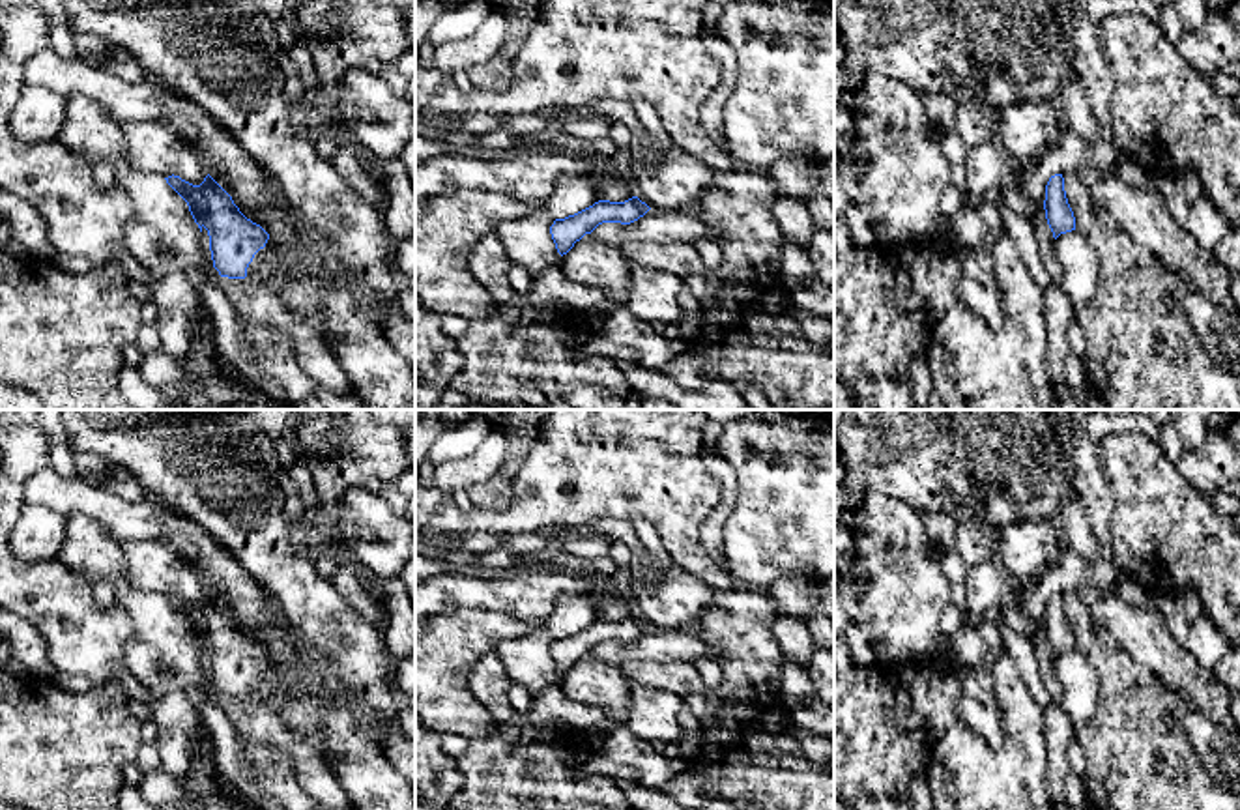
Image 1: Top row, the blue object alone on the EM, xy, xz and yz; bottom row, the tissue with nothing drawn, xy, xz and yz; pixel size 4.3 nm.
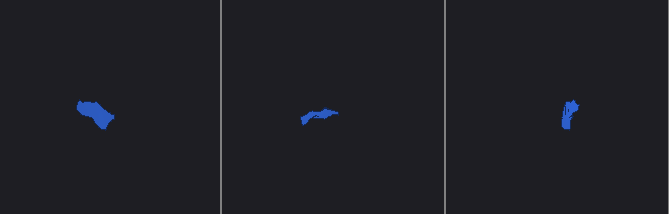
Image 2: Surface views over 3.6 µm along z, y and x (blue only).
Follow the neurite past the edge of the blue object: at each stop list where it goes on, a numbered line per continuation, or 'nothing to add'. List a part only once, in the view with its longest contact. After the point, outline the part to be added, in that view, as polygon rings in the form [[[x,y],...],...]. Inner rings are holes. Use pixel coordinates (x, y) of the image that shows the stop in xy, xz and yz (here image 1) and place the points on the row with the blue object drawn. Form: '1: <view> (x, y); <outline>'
1: xy (264, 260); [[[266,243],[266,247],[260,249],[254,254],[252,262],[249,264],[247,275],[254,271],[269,271],[275,277],[284,277],[284,273],[288,271],[288,266],[282,260],[277,260],[269,251],[269,245]]]

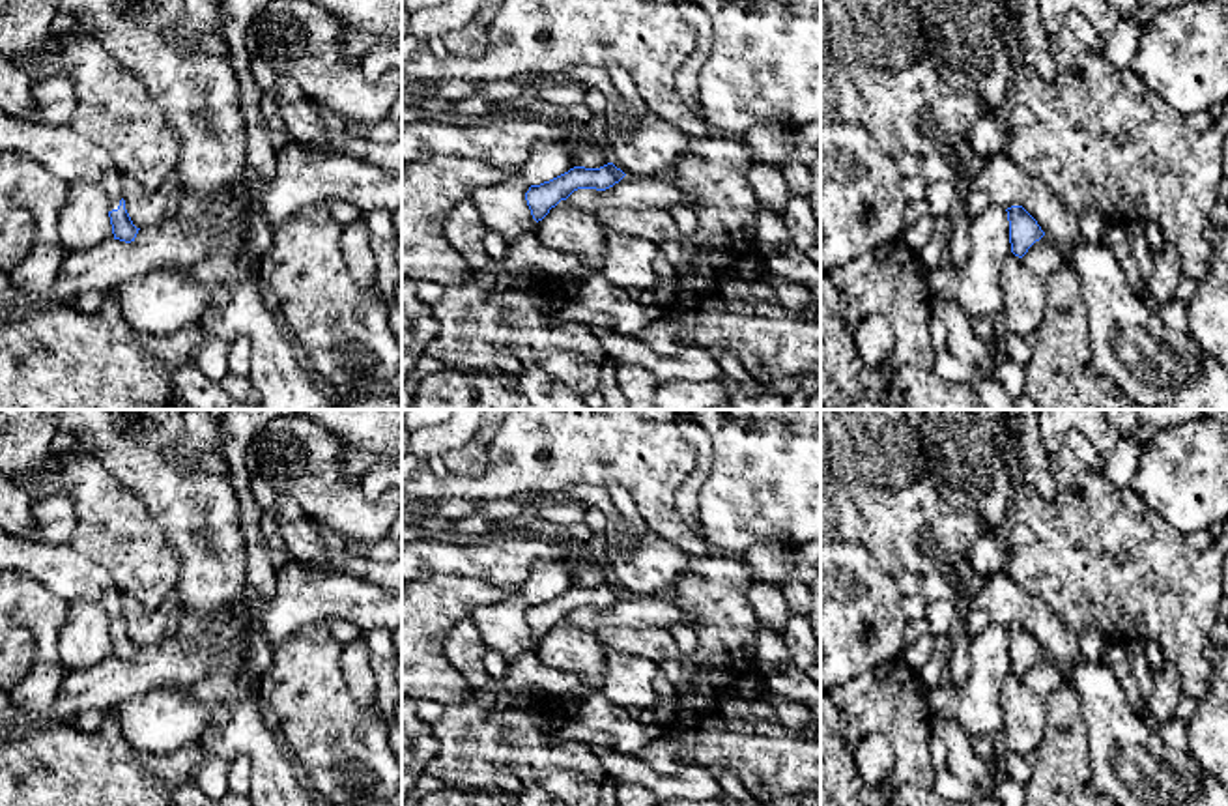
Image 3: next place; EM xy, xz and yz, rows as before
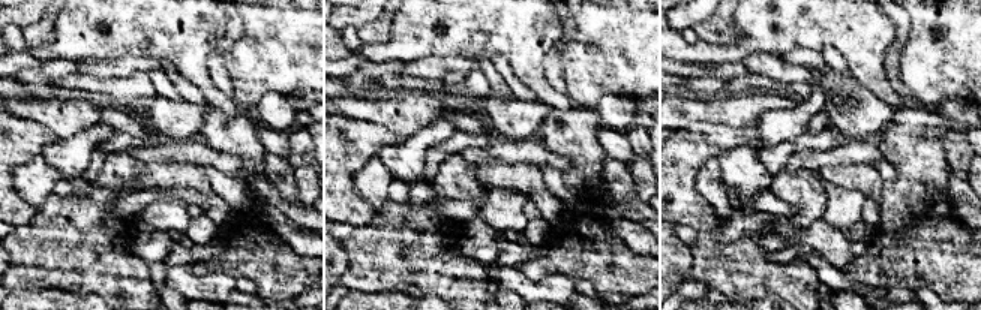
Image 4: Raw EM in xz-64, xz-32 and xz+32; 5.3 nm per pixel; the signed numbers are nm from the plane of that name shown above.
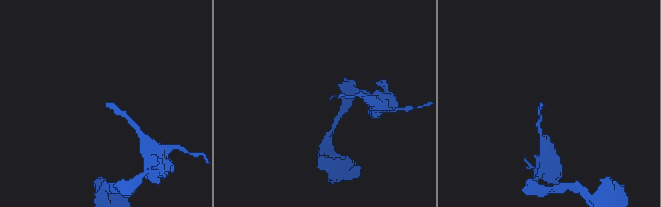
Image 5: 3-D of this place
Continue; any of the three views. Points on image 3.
1: xy (68, 154); [[[0,110],[0,150],[21,150],[65,181],[92,181],[103,187],[108,209],[118,209],[125,178],[108,151],[71,125],[15,120]]]

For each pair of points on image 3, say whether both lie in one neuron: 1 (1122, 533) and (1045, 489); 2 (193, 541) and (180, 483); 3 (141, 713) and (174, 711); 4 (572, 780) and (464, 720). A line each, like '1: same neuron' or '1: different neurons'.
1: different neurons
2: same neuron
3: same neuron
4: same neuron

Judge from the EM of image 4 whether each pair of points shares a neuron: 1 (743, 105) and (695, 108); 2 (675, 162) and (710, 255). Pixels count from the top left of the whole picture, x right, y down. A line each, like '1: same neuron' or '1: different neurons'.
1: same neuron
2: different neurons

